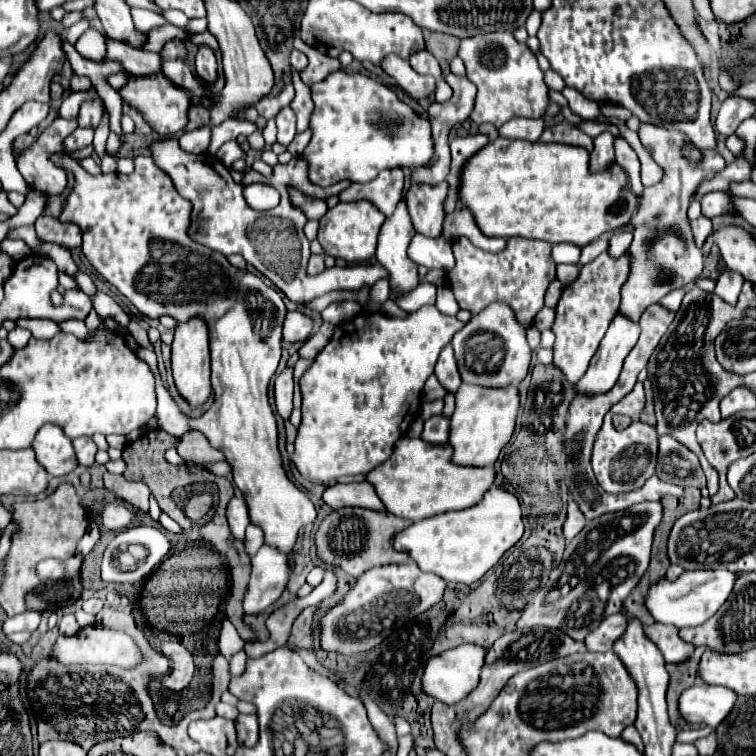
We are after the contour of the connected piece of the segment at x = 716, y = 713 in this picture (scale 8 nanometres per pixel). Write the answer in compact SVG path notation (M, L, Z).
M695 684L687 688L679 698L679 712L687 722L709 724L717 728L731 712L737 700L737 692L723 686Z

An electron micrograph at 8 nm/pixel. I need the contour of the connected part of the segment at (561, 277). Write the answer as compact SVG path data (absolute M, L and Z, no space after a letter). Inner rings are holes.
M559 264L556 268L556 278L564 285L570 284L577 278L579 268L577 265Z

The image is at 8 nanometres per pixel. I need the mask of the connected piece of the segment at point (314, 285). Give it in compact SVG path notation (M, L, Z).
M169 137L149 146L152 158L173 180L178 193L192 203L190 227L188 234L199 244L221 252L225 256L229 254L241 254L247 264L255 266L263 276L267 276L279 290L285 292L285 296L295 302L309 302L317 296L323 296L333 290L347 290L347 292L359 292L365 286L373 286L377 280L389 280L389 272L377 264L377 272L373 276L345 276L345 266L327 268L319 276L307 276L307 260L309 260L309 240L303 234L303 226L307 222L305 214L291 206L289 200L289 186L299 188L301 192L315 196L315 198L327 198L331 194L339 194L345 190L351 182L339 182L329 188L321 188L309 180L307 162L303 158L293 158L289 164L279 164L273 168L271 178L263 178L265 184L273 186L281 194L281 202L271 210L253 210L245 198L243 198L243 186L254 183L256 172L247 172L240 183L235 182L229 174L229 170L219 162L219 158L211 154L189 154L179 148L178 140Z

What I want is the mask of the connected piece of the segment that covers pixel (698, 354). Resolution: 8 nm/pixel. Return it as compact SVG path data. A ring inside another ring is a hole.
M701 288L687 290L681 308L675 314L669 330L661 338L657 352L653 352L649 360L649 380L655 392L655 412L657 412L657 432L659 436L673 436L677 442L687 446L697 454L701 468L707 476L709 496L713 496L719 488L717 470L707 462L703 450L695 438L695 430L701 420L707 416L719 416L719 402L735 388L735 376L723 372L719 362L715 360L713 340L725 328L725 324L739 316L737 306L729 306L717 294L705 292Z

